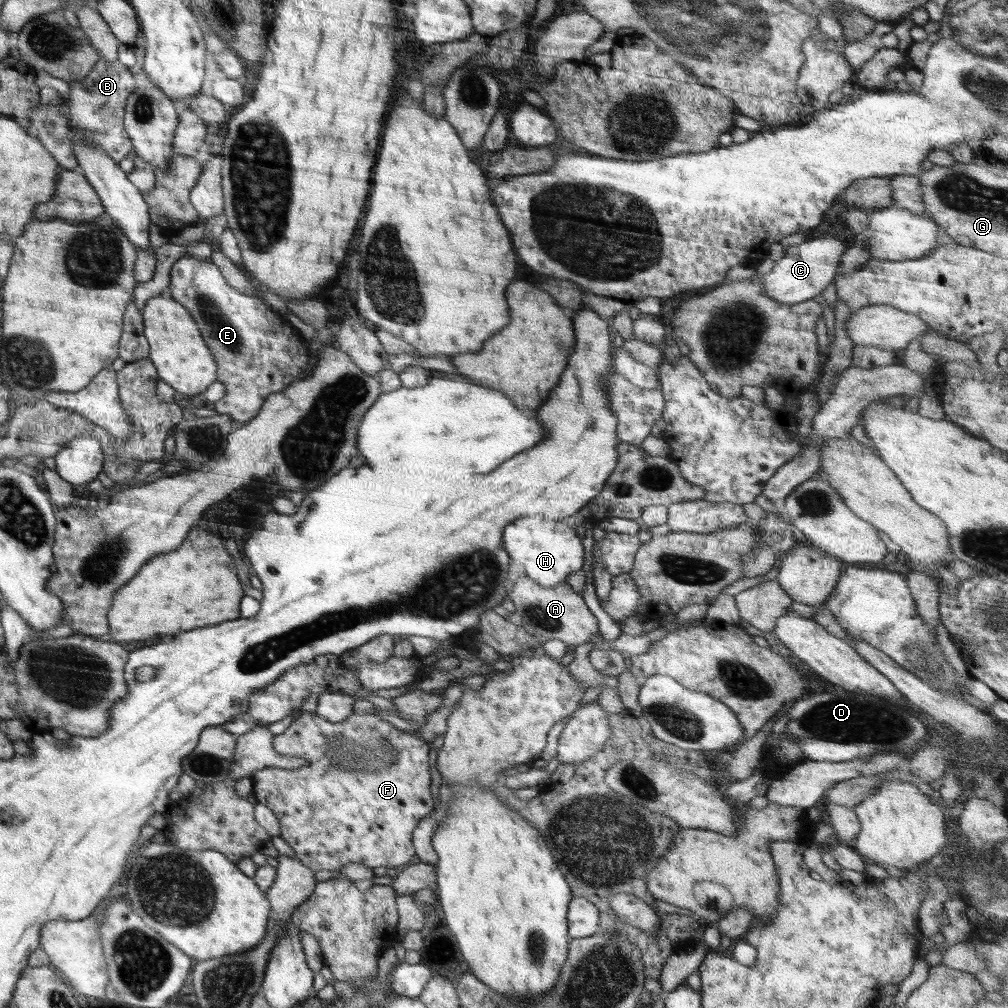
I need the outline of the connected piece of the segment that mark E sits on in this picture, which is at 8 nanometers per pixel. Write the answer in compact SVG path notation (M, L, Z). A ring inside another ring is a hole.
M189 253L179 258L170 270L167 294L186 308L200 329L200 334L216 361L217 380L226 386L226 394L210 406L215 408L217 414L231 416L236 425L243 425L256 416L268 395L283 391L290 383L298 380L303 368L309 364L310 342L292 326L288 326L280 316L276 316L266 301L258 296L248 296L229 285L220 269L210 260L202 261Z

